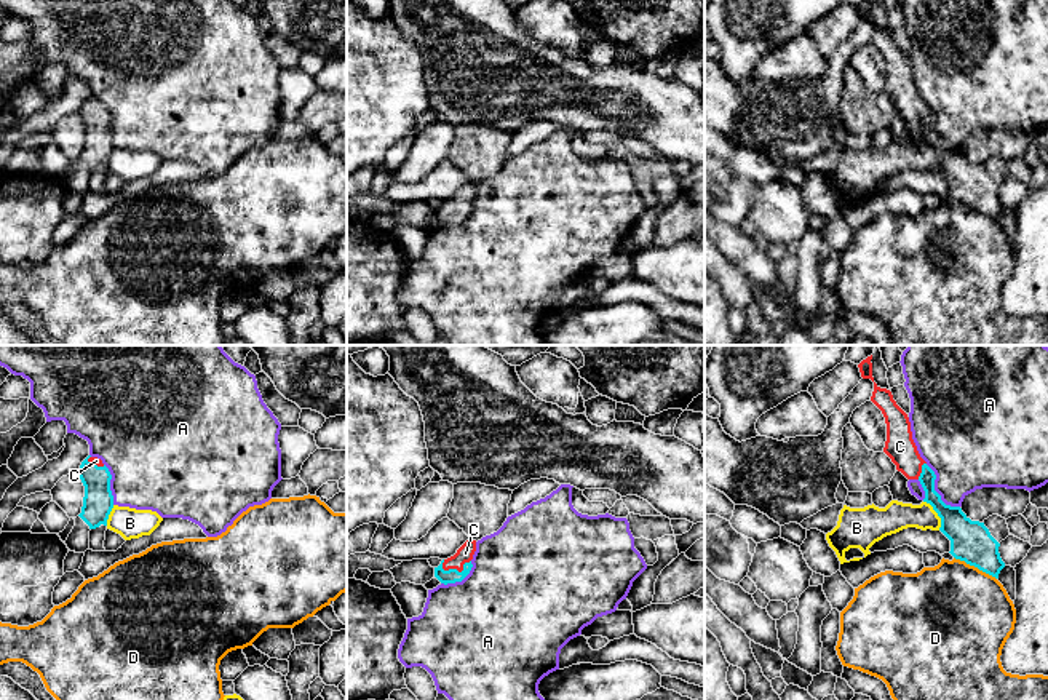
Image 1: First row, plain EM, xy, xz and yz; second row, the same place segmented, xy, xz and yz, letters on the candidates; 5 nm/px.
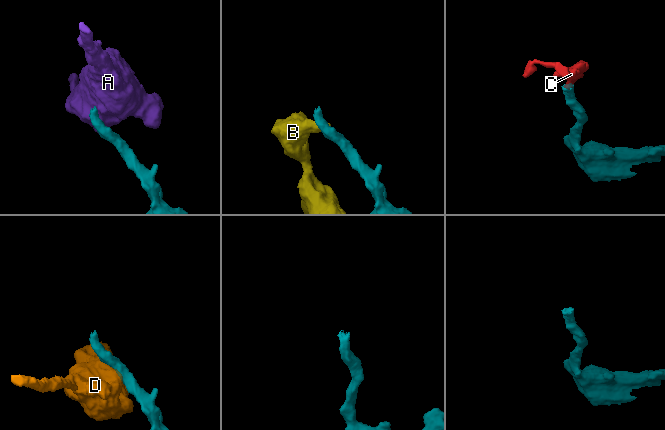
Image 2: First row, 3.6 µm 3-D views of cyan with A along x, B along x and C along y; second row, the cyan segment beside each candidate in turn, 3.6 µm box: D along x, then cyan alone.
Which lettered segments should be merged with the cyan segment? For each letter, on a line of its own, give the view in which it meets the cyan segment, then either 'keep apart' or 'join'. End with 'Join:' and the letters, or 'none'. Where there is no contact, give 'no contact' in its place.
A: yz | keep apart
B: yz | keep apart
C: xz | join
D: yz | keep apart
Join: C

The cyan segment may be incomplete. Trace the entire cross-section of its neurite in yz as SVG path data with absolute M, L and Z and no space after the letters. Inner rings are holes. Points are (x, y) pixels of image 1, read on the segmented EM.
M874 382L871 401L882 411L887 424L883 452L907 479L919 479L923 502L930 503L941 518L939 531L951 540L951 555L970 566L998 579L1005 563L1000 558L1000 543L990 535L984 523L971 521L960 507L946 505L935 491L935 471L920 457L912 439L907 414L896 404L887 388Z

